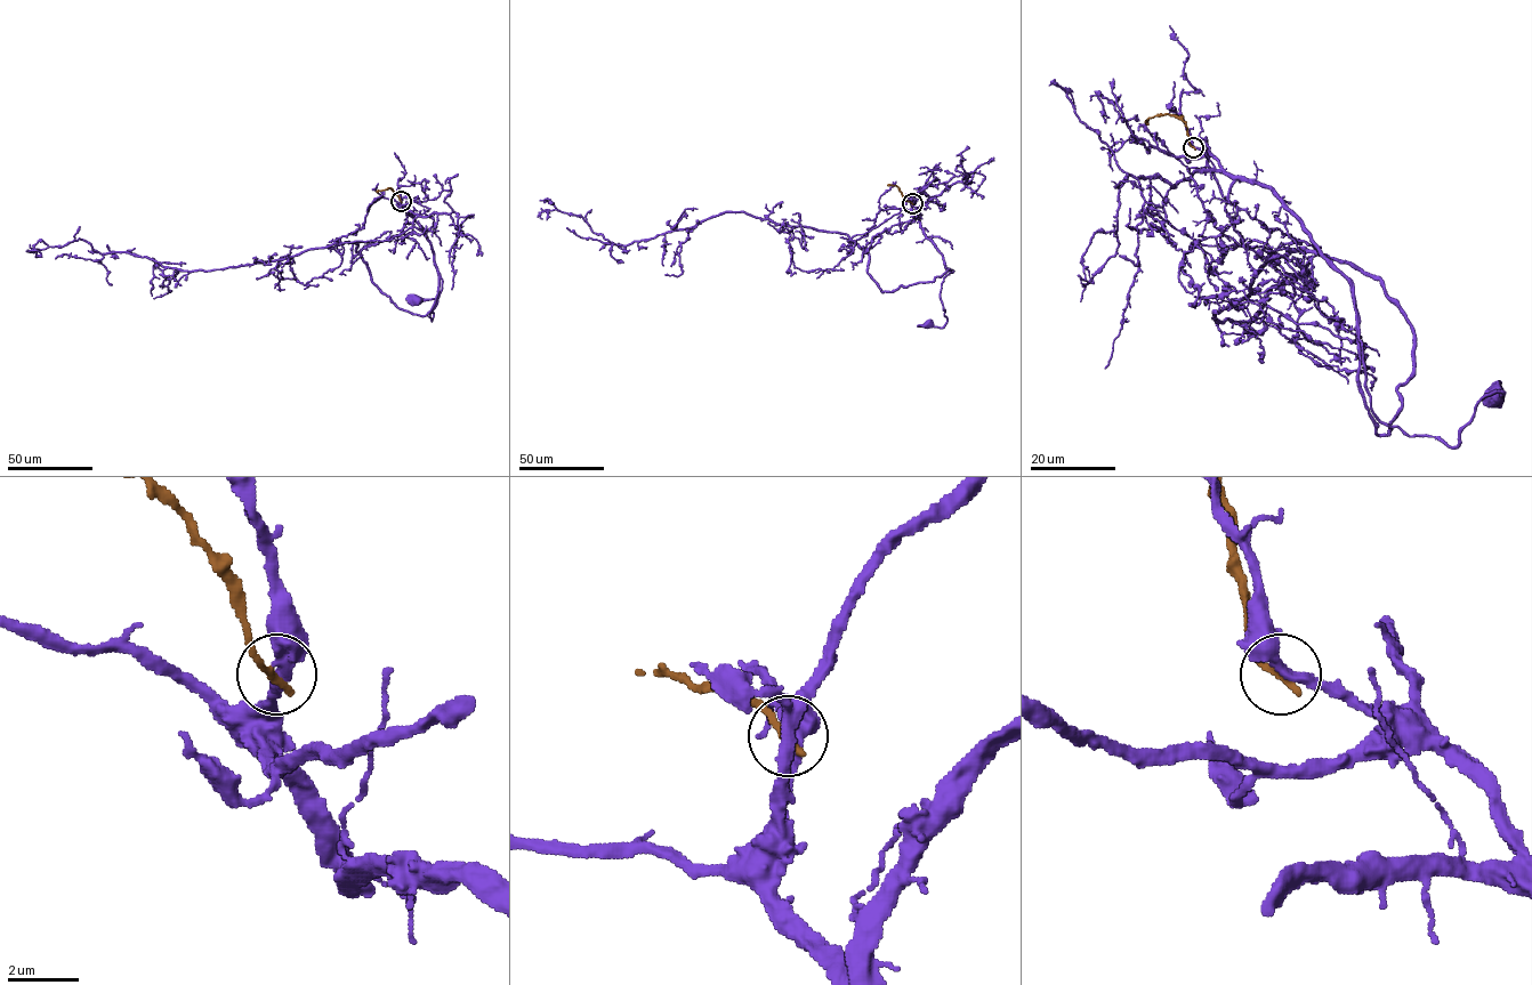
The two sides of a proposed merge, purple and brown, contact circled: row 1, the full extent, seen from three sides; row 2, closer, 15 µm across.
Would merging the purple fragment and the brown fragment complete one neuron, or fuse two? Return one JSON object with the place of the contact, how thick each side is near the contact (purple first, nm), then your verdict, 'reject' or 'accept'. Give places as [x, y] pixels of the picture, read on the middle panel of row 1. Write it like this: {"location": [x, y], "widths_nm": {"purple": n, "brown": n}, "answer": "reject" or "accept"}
{"location": [912, 203], "widths_nm": {"purple": 400, "brown": 240}, "answer": "reject"}

